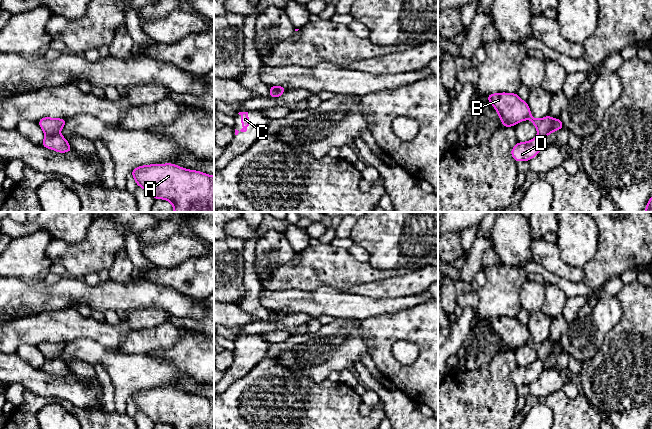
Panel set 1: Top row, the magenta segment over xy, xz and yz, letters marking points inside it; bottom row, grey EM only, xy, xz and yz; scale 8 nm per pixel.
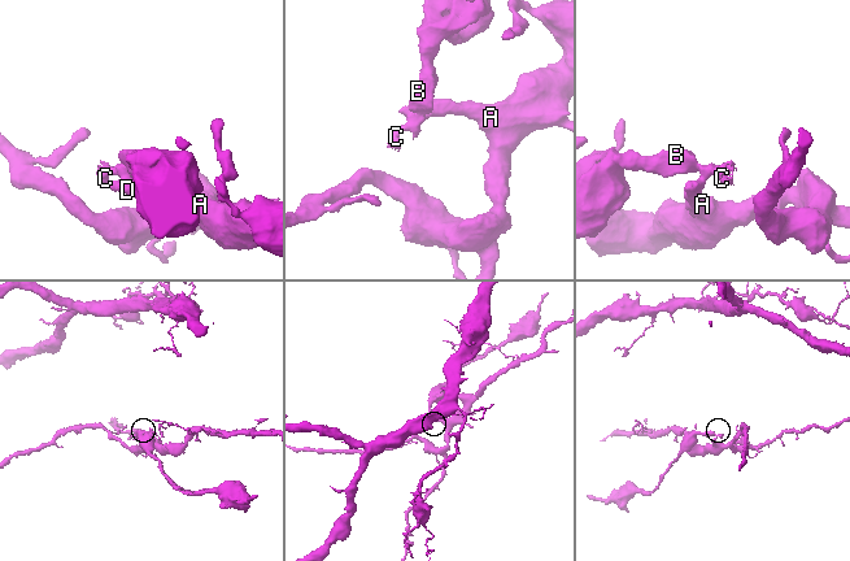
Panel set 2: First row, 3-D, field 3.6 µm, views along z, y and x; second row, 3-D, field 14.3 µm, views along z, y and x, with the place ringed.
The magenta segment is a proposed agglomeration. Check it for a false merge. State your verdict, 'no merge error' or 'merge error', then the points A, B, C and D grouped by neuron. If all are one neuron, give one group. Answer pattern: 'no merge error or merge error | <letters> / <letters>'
merge error | A D / B C

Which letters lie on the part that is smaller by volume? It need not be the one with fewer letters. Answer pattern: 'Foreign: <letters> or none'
Foreign: B, C

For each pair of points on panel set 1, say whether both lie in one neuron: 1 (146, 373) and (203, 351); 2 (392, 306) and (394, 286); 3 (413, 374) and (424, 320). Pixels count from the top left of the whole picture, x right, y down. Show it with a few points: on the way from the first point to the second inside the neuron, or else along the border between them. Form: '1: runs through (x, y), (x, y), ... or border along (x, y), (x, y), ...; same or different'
1: border along (150, 354), (168, 359), (180, 370), (192, 376); different
2: border along (416, 294), (396, 298), (370, 298); different
3: runs through (425, 361), (425, 333); same

